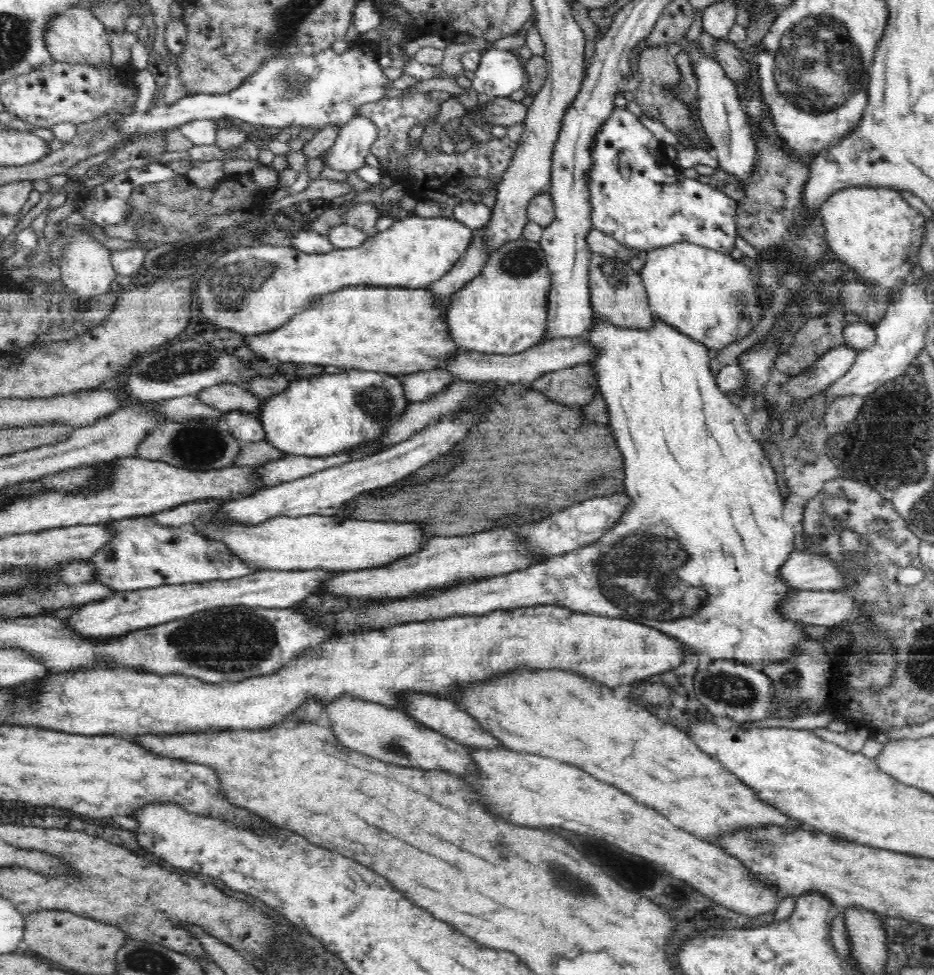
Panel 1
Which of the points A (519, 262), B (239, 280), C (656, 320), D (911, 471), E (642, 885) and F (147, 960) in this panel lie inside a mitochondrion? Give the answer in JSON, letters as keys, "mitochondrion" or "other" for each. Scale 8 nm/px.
{"A":"mitochondrion","B":"mitochondrion","C":"other","D":"mitochondrion","E":"other","F":"mitochondrion"}

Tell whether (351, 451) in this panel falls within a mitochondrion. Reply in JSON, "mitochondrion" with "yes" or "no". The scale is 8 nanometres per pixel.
{"mitochondrion":"no"}

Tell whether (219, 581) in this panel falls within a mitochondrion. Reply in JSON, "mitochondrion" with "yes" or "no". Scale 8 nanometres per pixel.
{"mitochondrion":"no"}

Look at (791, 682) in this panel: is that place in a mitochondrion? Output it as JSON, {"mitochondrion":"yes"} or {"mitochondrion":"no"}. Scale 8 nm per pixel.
{"mitochondrion":"yes"}

